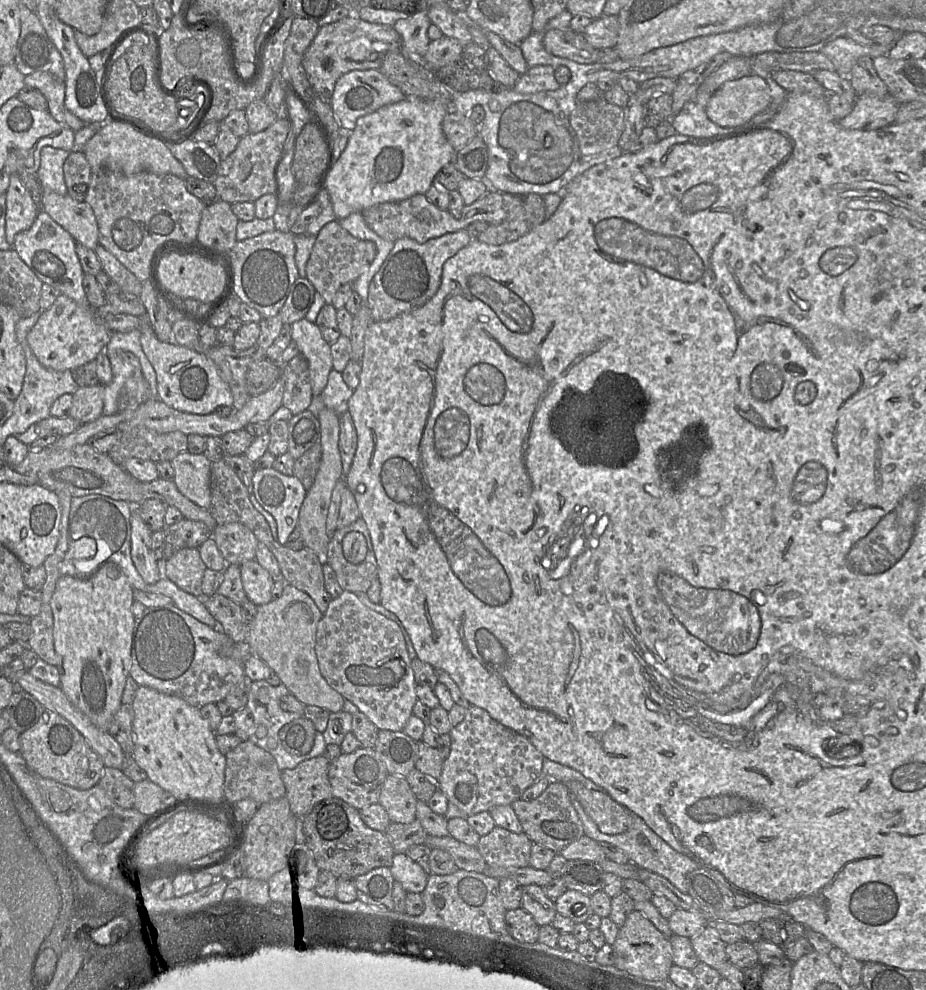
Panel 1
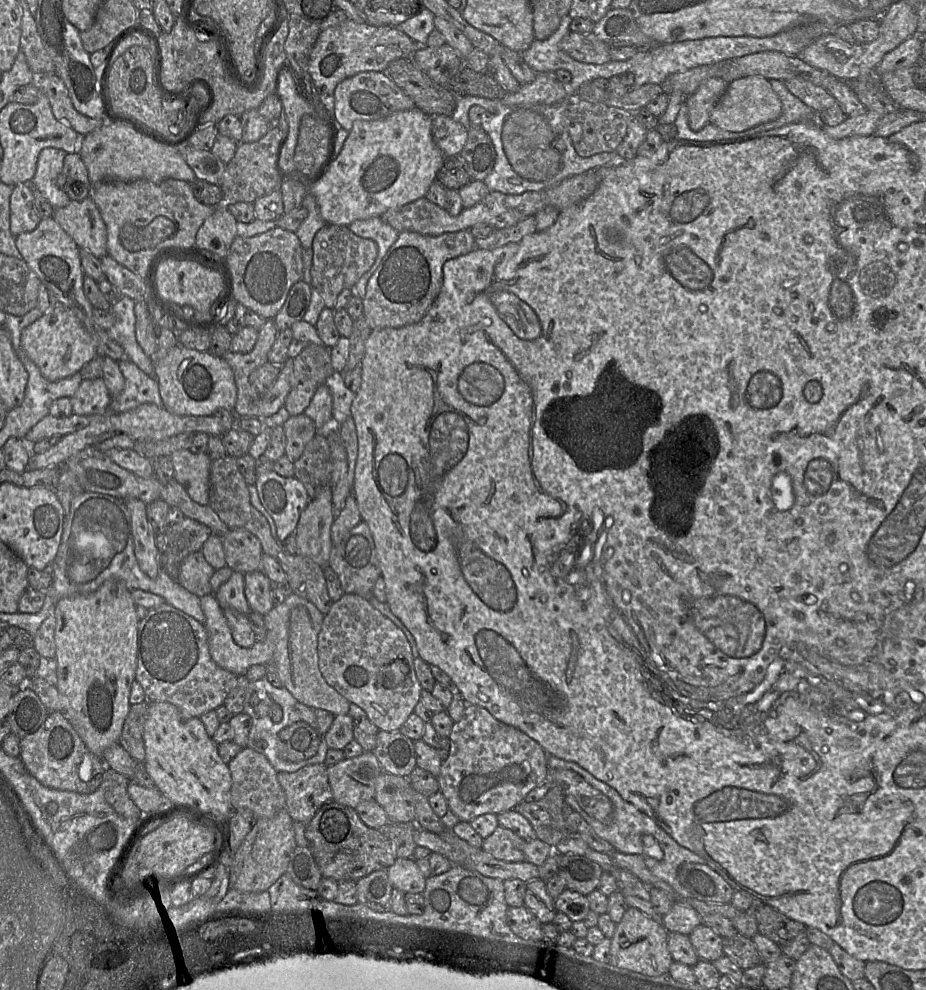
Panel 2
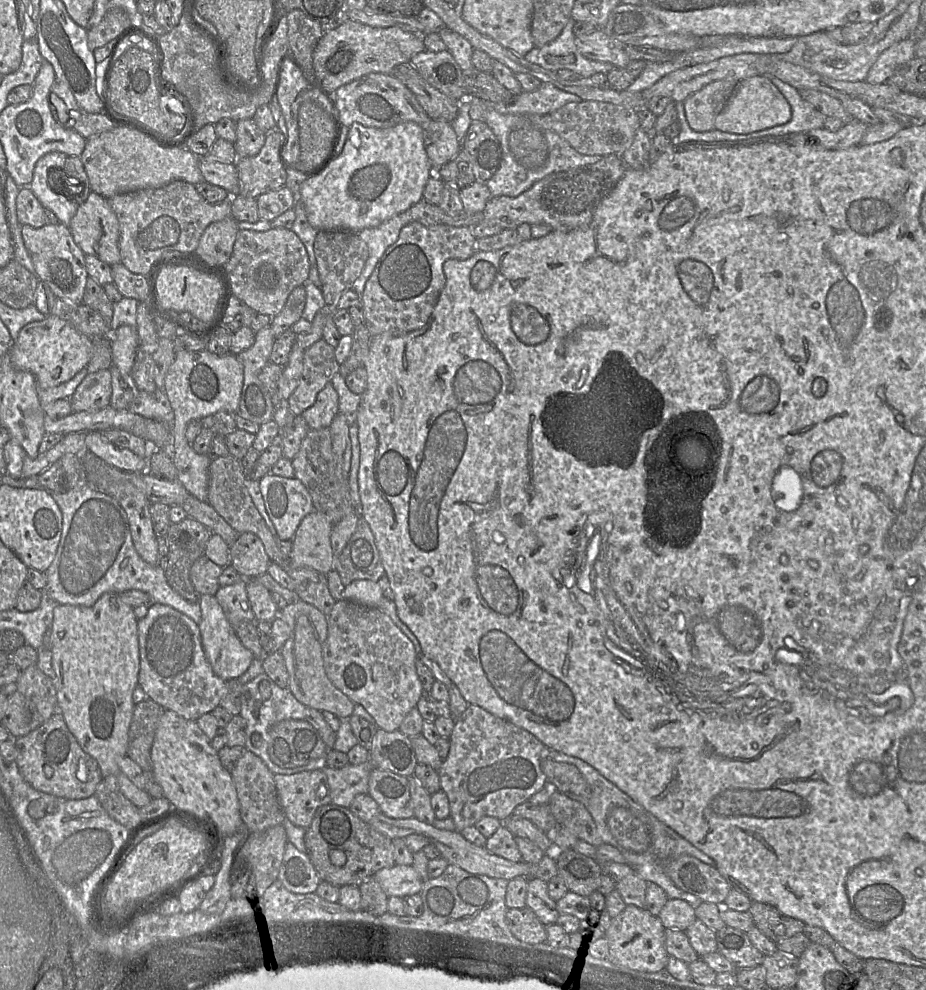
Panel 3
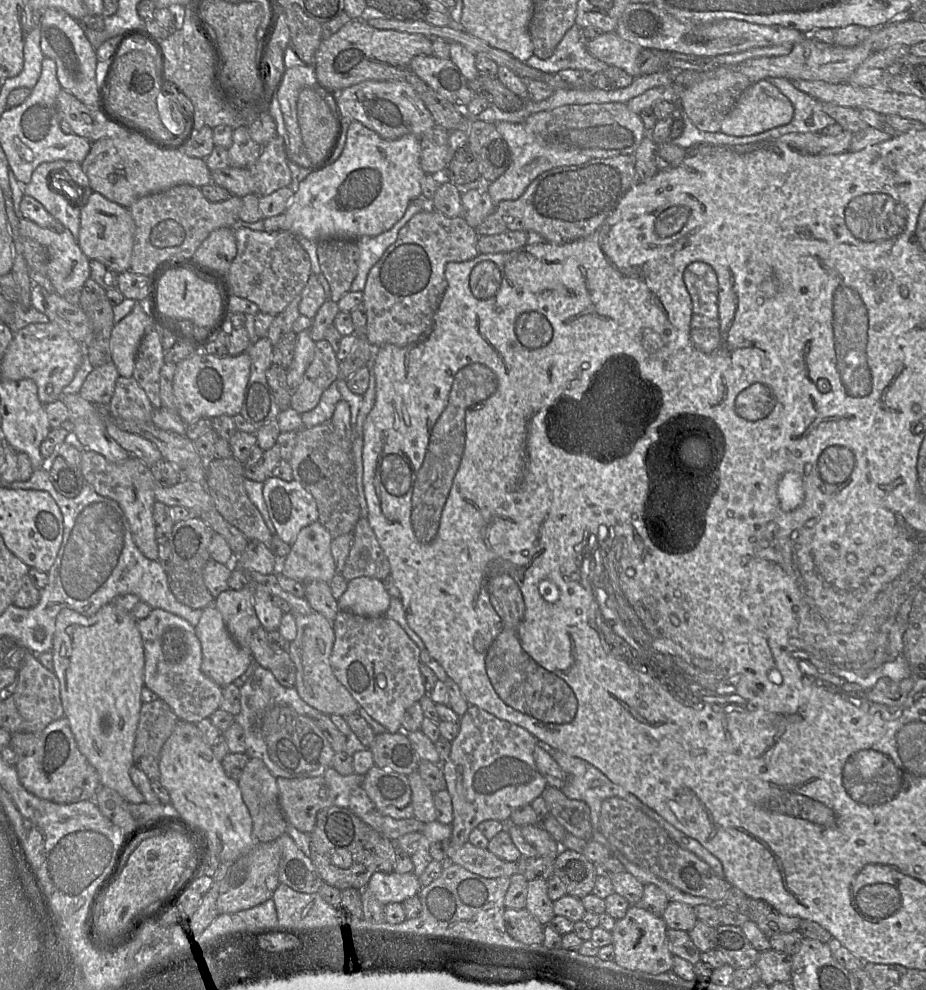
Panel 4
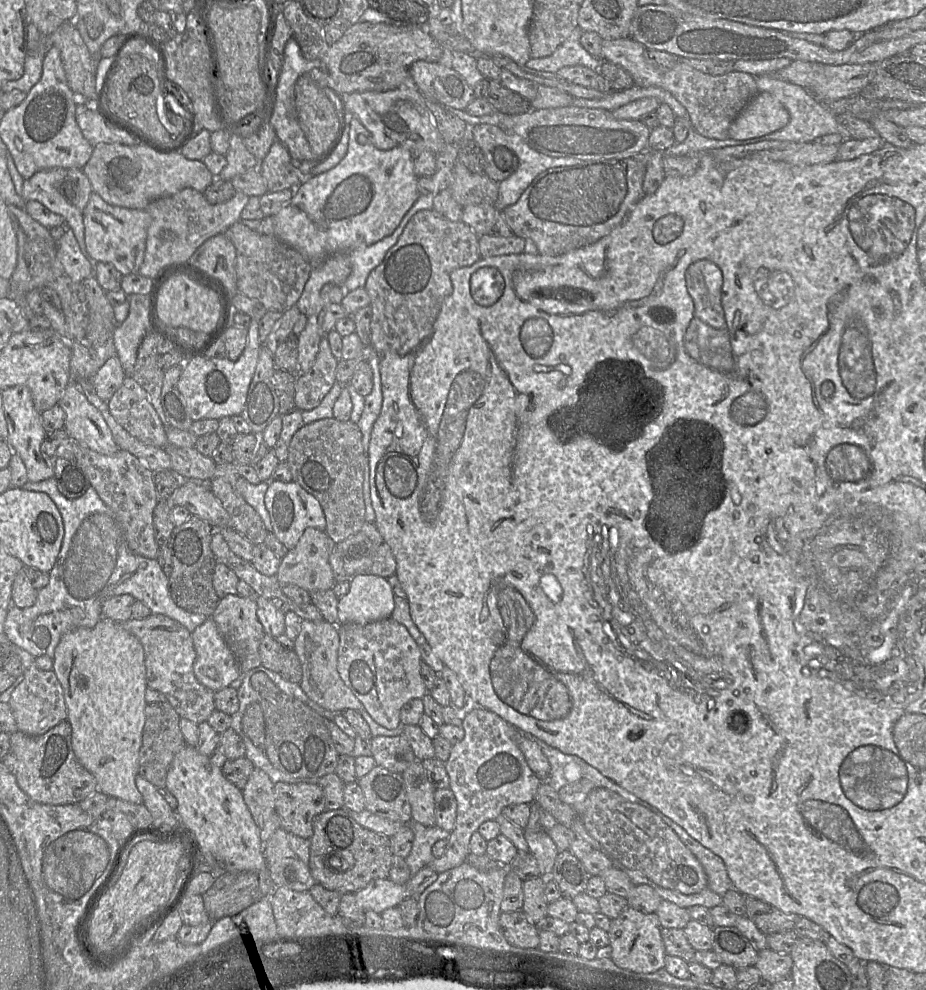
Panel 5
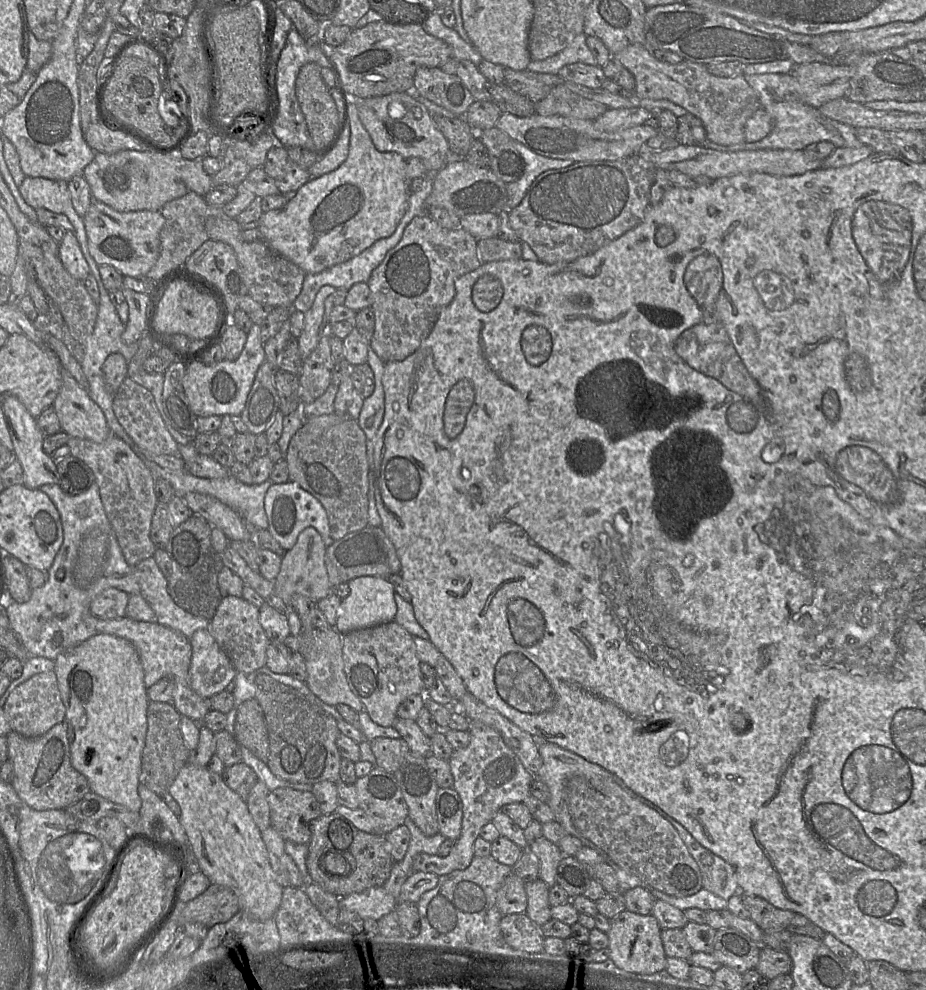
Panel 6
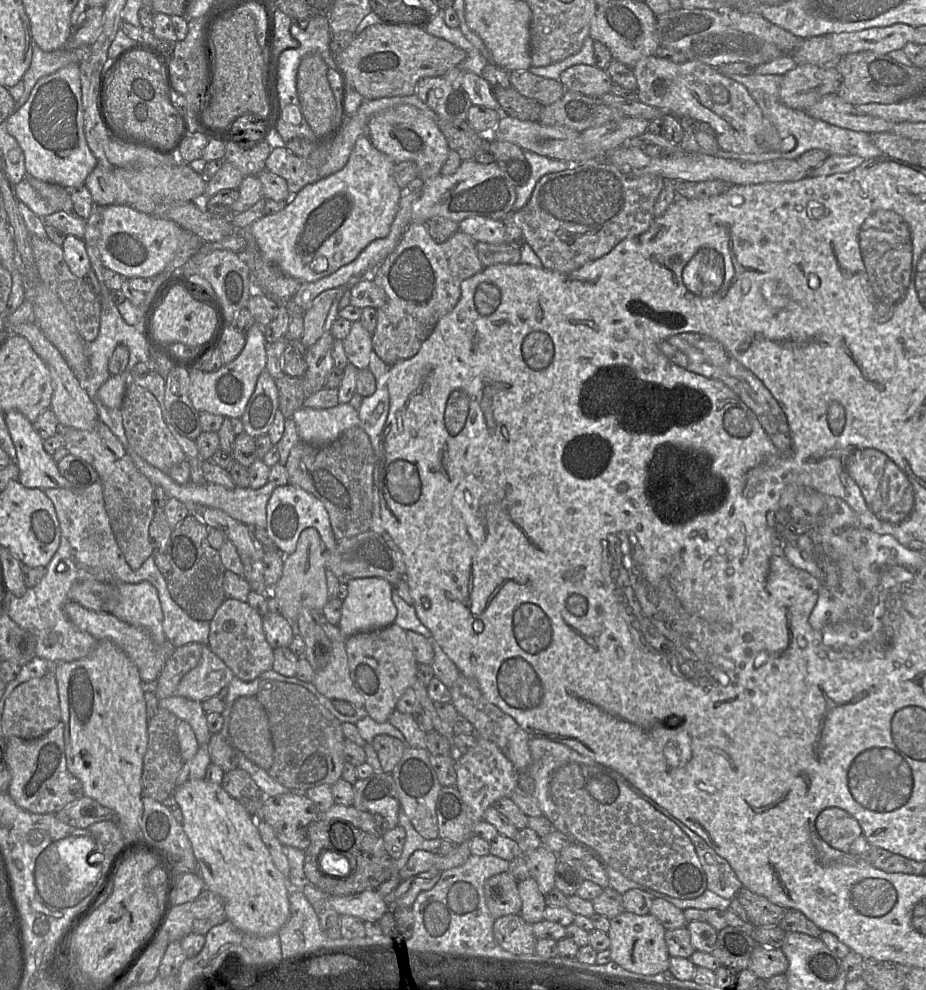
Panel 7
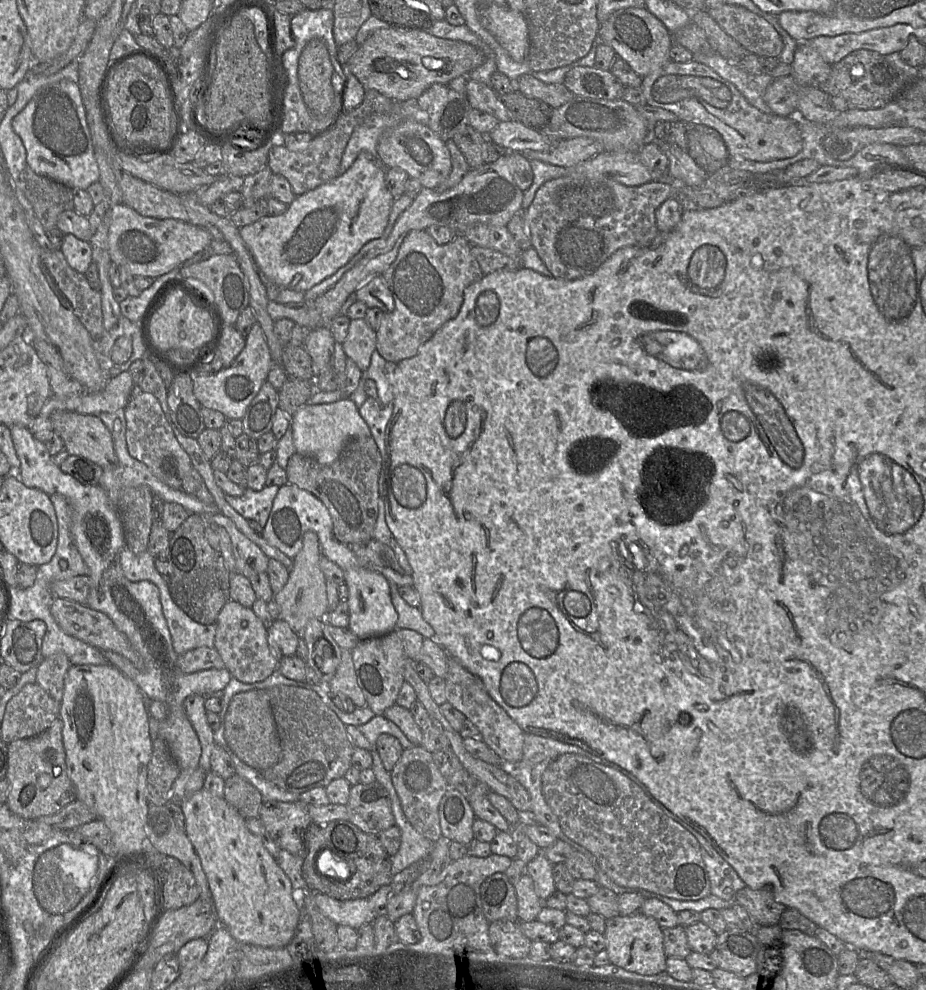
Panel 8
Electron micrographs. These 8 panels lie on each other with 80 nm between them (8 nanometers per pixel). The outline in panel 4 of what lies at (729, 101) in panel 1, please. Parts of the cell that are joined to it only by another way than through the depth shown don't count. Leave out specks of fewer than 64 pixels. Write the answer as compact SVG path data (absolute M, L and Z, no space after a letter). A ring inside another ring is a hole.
M767 79L752 83L739 97L721 124L721 132L731 136L752 136L788 124L794 115L789 99Z

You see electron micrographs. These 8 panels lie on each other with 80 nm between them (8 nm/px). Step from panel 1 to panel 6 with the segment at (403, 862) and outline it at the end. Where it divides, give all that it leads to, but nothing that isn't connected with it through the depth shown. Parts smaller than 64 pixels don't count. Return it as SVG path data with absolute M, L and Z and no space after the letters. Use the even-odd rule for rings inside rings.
M383 886L371 887L363 892L351 893L339 897L339 910L346 908L357 913L362 919L378 920L394 911L399 898L386 891Z

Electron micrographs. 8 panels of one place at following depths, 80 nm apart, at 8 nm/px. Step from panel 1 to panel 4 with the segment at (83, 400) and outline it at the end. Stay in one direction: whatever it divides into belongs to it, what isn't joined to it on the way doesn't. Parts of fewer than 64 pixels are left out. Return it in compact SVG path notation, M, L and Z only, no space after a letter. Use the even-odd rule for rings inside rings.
M113 361L94 368L83 382L79 395L96 406L107 406L115 391L119 372Z

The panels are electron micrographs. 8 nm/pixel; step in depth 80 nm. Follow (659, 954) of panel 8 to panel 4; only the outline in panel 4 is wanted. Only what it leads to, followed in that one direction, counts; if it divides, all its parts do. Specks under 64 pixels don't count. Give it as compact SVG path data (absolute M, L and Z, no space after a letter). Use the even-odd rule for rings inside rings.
M631 906L621 919L615 921L611 931L614 961L627 969L659 974L672 969L672 958L667 940L667 925L657 916L639 906Z

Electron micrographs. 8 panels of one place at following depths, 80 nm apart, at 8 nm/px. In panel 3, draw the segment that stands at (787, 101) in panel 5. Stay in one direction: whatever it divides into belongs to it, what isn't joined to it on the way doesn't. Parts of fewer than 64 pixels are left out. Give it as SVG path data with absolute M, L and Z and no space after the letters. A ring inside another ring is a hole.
M776 77L770 80L790 104L792 116L786 124L753 132L752 137L780 136L824 127L827 116L804 100L796 88Z

